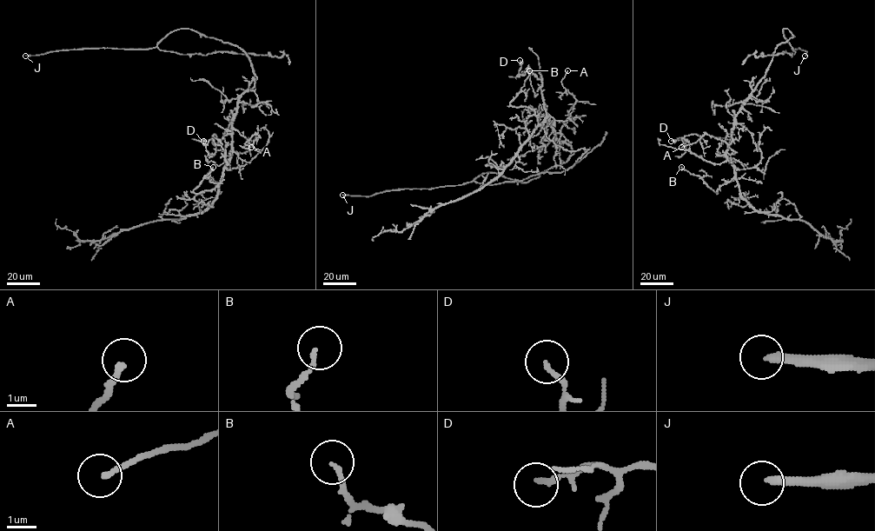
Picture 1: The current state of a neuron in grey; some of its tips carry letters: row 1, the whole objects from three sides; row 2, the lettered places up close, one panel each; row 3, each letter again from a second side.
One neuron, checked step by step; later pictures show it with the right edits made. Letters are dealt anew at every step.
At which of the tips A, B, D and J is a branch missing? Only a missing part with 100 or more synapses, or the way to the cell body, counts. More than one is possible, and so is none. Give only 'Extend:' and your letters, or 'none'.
Extend: J

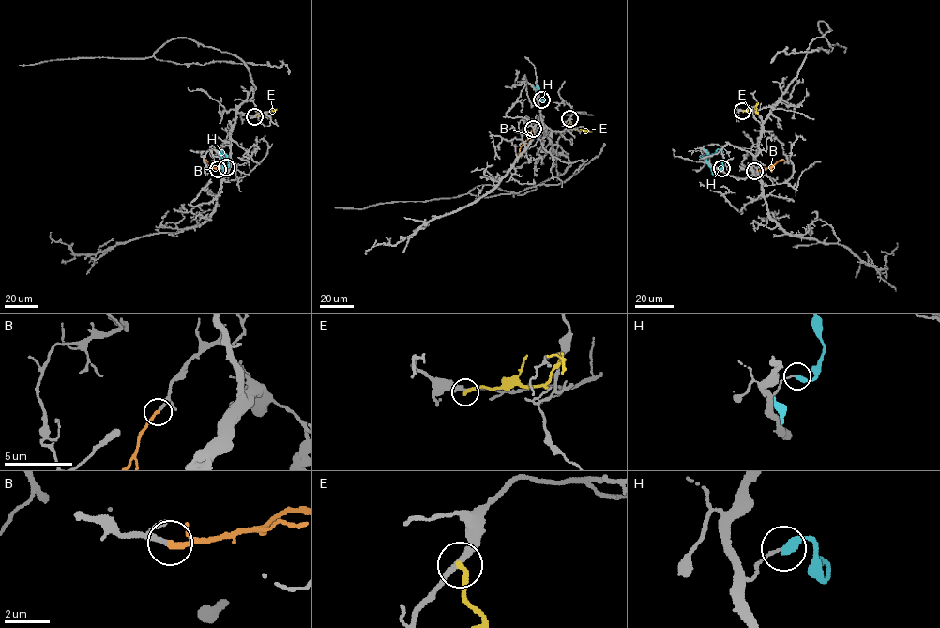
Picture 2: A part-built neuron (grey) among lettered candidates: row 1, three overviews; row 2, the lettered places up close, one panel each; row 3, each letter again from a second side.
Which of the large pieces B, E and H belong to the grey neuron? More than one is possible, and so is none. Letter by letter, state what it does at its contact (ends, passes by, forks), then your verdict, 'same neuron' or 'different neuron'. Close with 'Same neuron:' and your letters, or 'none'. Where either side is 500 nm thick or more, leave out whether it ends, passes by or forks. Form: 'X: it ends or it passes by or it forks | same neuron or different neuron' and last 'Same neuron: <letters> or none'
B: it ends | same neuron
E: it ends | different neuron
H: it ends | different neuron
Same neuron: B

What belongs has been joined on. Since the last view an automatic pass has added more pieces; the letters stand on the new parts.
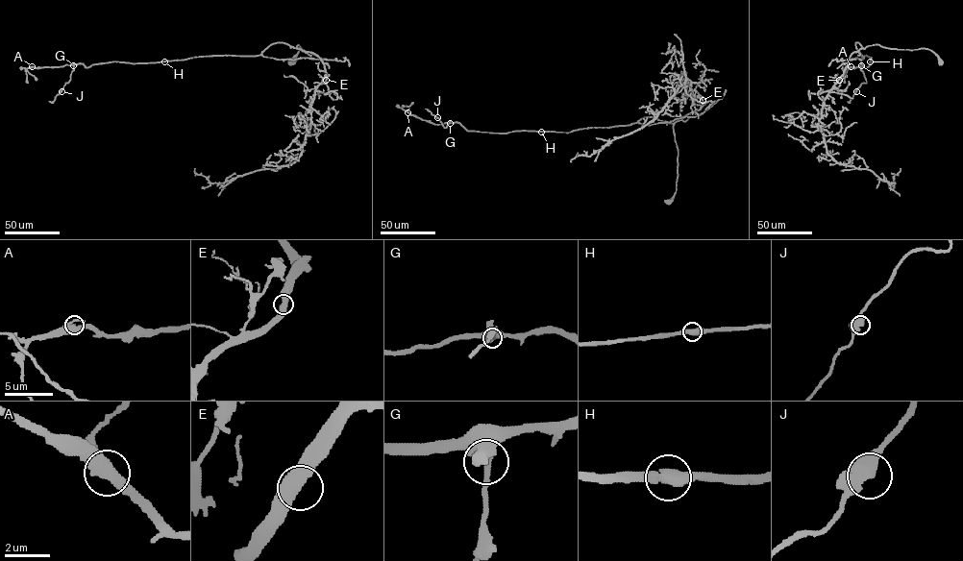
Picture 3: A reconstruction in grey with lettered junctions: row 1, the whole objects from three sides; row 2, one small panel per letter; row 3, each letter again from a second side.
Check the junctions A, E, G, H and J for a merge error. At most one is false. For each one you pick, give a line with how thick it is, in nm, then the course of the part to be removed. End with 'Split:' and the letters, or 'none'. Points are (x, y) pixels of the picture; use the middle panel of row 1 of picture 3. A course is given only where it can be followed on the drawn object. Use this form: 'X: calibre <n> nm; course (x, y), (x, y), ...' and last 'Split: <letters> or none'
Split: none

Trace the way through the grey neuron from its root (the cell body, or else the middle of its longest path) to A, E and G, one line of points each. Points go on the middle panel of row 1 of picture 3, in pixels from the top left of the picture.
A: (668, 202), (678, 176), (674, 123), (644, 117), (567, 133), (493, 133), (407, 112)
E: (668, 202), (676, 191), (678, 176), (674, 123), (699, 109), (703, 104), (703, 100)
G: (668, 202), (678, 176), (674, 123), (644, 117), (628, 125), (567, 133), (493, 133), (450, 123)

